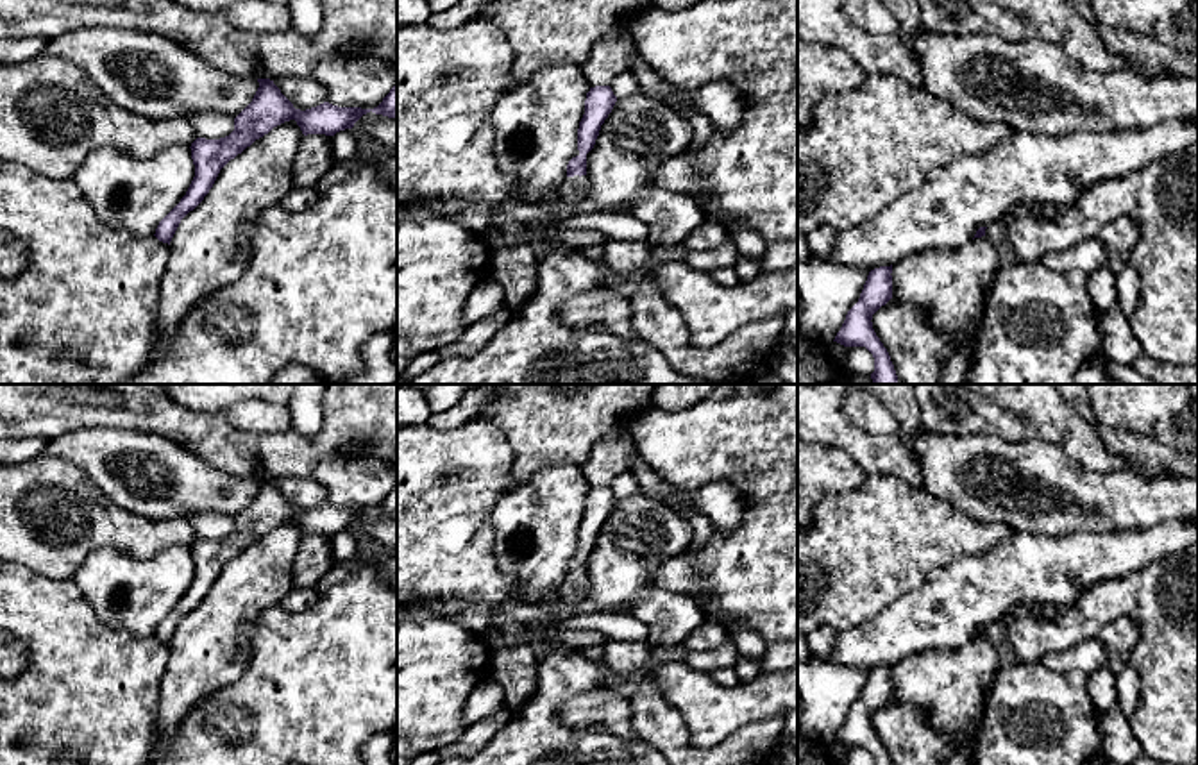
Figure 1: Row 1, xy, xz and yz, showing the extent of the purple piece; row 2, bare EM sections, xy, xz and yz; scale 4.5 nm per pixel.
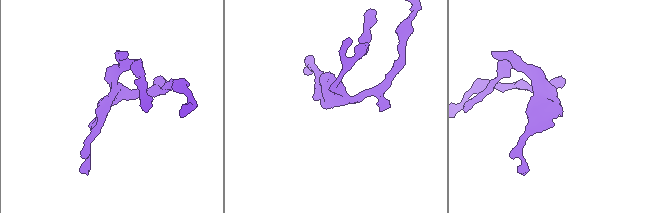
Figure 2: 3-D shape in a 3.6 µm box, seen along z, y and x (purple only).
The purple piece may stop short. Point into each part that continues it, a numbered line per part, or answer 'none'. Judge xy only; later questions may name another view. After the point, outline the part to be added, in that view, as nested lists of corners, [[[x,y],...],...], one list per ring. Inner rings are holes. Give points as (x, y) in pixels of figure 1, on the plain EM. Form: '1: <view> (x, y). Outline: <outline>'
none

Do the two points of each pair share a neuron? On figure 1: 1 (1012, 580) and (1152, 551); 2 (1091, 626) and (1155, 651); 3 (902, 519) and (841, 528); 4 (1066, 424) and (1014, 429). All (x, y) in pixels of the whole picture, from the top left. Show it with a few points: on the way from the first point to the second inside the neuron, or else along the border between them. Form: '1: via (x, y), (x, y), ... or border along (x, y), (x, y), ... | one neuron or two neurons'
1: via (1046, 569), (1061, 569), (1082, 558), (1118, 554) | one neuron
2: via (1113, 608), (1134, 608), (1155, 630) | one neuron
3: via (887, 528), (855, 528) | one neuron
4: border along (993, 403), (1009, 410), (1021, 422), (1027, 437) | two neurons

